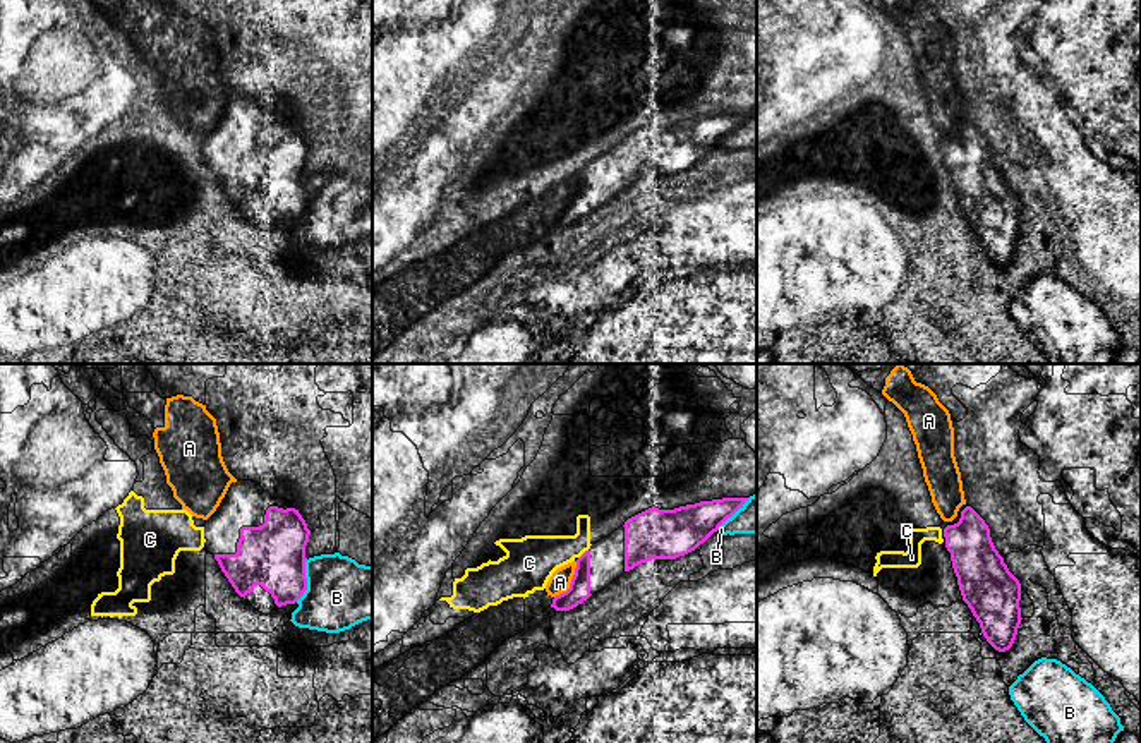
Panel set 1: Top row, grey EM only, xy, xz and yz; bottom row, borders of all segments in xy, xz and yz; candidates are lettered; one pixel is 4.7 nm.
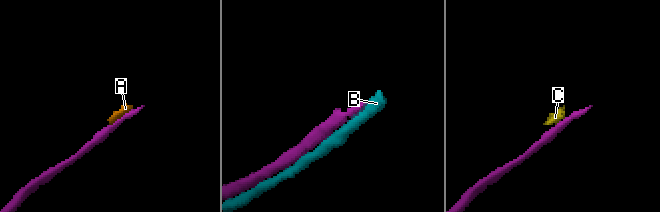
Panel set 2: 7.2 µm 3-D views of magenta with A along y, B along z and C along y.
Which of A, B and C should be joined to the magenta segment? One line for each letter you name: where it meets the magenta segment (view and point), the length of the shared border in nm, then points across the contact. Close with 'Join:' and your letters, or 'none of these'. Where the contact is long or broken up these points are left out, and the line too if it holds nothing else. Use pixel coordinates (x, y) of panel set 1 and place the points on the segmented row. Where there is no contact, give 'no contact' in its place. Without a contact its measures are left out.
Join: none of these

